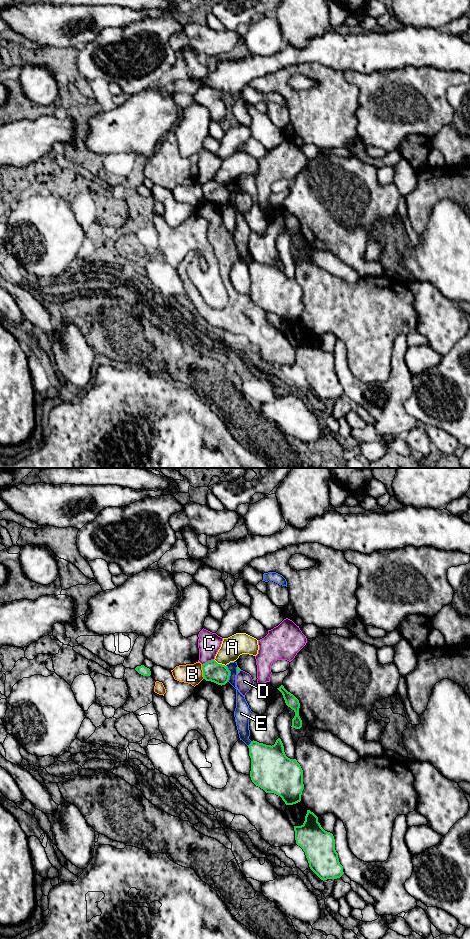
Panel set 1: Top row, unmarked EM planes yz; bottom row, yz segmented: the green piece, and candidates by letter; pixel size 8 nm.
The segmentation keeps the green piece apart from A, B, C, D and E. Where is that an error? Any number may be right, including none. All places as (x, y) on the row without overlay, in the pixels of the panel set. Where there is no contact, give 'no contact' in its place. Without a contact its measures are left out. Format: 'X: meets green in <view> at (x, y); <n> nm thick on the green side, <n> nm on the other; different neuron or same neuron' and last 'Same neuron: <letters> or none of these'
A: meets green in yz at (220, 184); 160 nm thick on the green side, 180 nm on the other; different neuron
B: meets green in yz at (203, 192); 160 nm thick on the green side, 160 nm on the other; different neuron
C: meets green in yz at (207, 182); 160 nm thick on the green side, 180 nm on the other; different neuron
D: meets green in yz at (239, 190); 30 nm thick on the green side, 140 nm on the other; different neuron
E: meets green in yz at (229, 193); 160 nm thick on the green side, 80 nm on the other; different neuron
Same neuron: none of these

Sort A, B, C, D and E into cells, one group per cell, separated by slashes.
A / B / C / D / E

